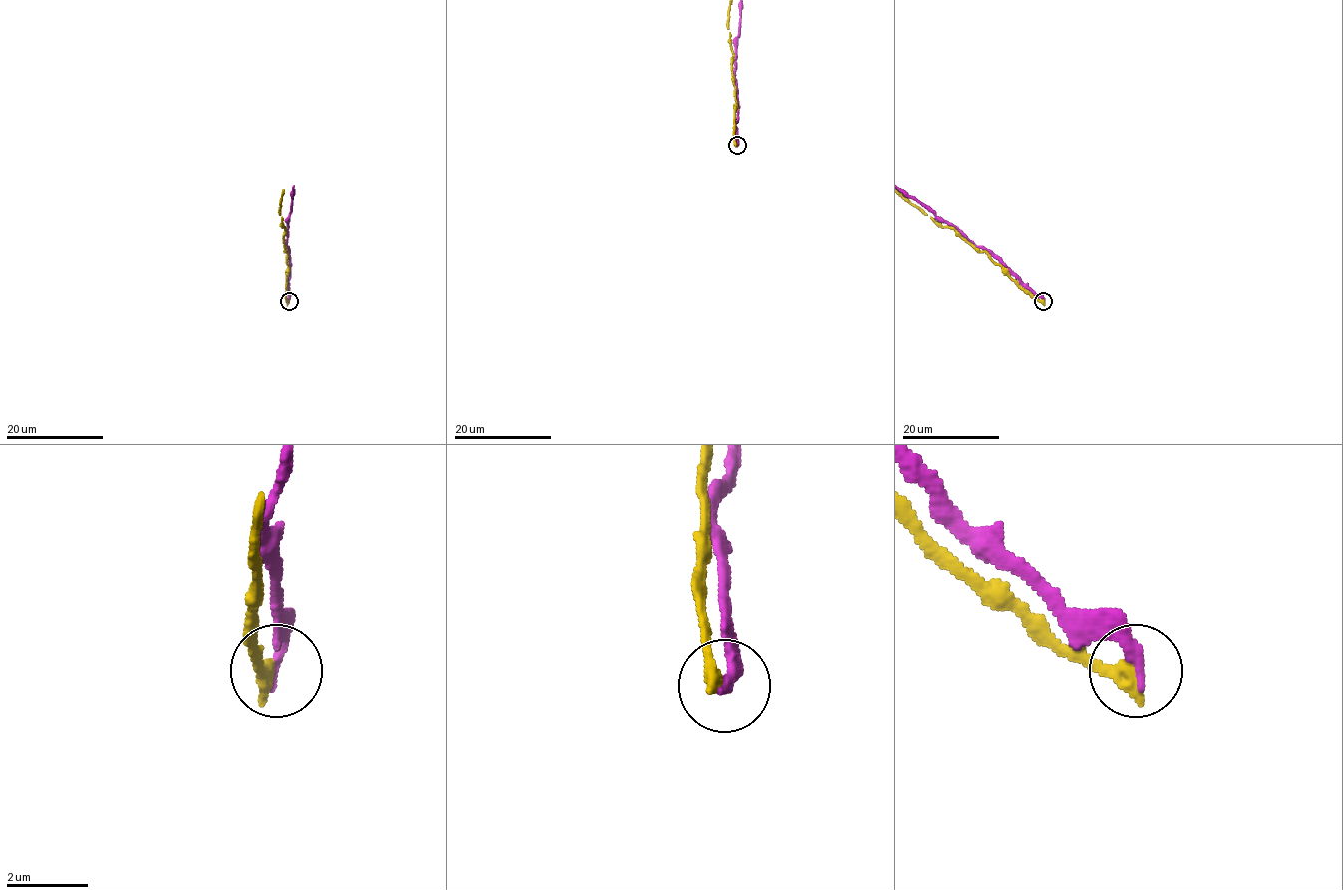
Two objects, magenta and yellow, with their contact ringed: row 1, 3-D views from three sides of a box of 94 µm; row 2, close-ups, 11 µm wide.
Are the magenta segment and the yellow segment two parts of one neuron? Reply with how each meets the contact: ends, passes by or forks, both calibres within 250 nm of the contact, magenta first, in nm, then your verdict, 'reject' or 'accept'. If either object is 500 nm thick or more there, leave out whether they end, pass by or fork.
magenta ends; yellow ends; calibres 300 and 420 nm; reject

